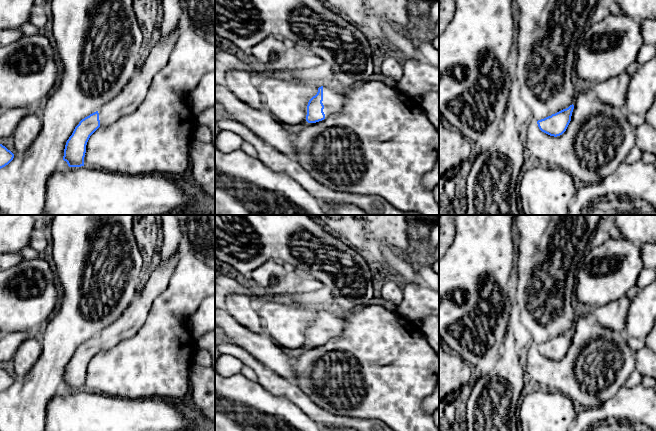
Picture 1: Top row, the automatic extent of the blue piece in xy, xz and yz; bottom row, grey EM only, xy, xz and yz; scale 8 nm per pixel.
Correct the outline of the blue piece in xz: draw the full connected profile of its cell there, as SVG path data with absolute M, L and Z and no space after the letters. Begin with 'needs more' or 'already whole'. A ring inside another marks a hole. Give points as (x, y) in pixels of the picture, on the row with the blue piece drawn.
needs more; M321 86L307 105L306 121L316 123L342 110L344 97L337 90Z

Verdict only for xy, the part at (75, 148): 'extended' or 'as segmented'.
extended

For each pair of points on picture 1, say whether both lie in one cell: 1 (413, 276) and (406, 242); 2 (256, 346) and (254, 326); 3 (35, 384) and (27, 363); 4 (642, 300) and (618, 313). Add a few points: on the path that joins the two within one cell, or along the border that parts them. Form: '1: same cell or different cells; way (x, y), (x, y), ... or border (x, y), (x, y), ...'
1: different cells; border (377, 243), (386, 243), (399, 253)
2: different cells; border (235, 319), (250, 330), (265, 334)
3: different cells; border (41, 349), (34, 366), (18, 378)
4: different cells; border (631, 298), (623, 331)

